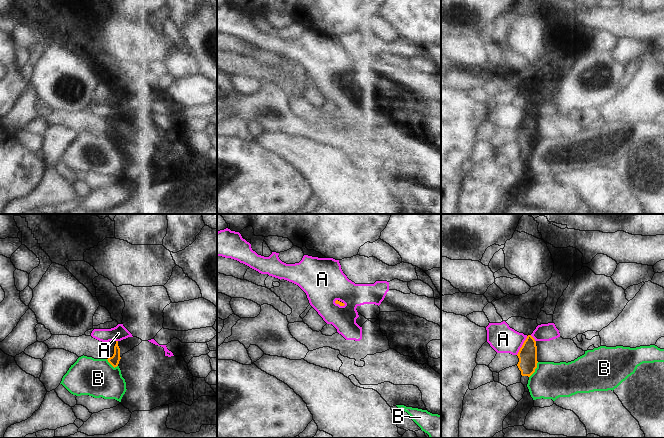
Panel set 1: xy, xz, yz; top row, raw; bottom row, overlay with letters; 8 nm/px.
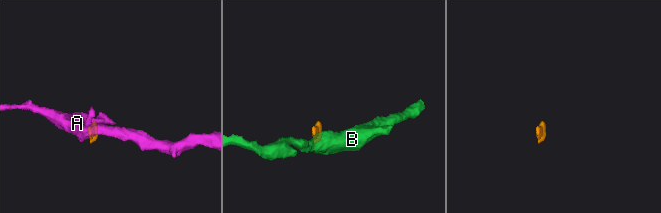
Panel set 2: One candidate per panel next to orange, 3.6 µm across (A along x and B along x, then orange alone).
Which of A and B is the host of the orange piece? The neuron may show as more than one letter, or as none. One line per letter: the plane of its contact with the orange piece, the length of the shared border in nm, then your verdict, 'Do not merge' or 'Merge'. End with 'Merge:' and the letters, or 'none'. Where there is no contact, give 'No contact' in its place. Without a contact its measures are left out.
A: Touches orange in yz. Shared border 180 nm. Merge
B: Touches orange in yz. Shared border 150 nm. Do not merge
Merge: A

